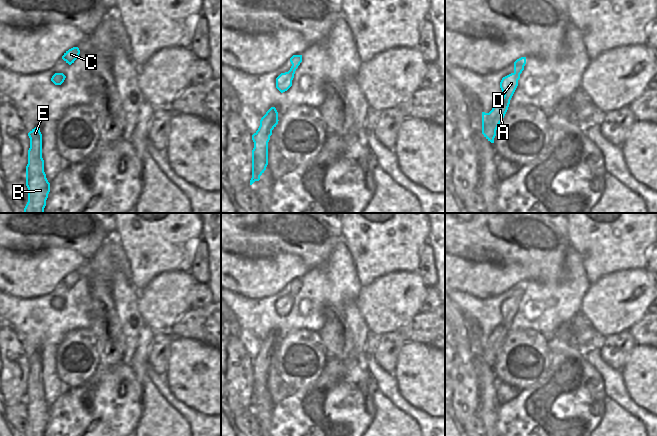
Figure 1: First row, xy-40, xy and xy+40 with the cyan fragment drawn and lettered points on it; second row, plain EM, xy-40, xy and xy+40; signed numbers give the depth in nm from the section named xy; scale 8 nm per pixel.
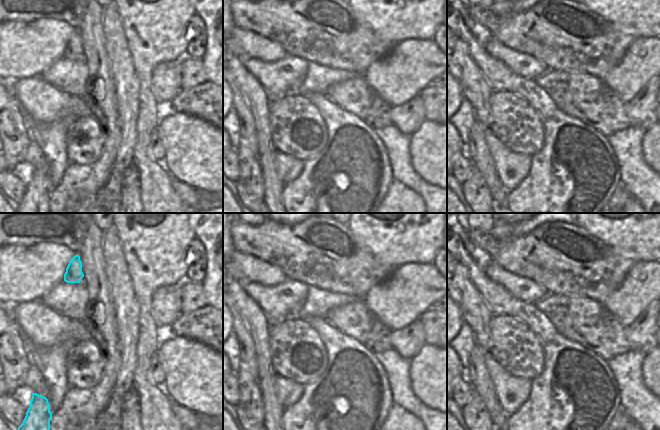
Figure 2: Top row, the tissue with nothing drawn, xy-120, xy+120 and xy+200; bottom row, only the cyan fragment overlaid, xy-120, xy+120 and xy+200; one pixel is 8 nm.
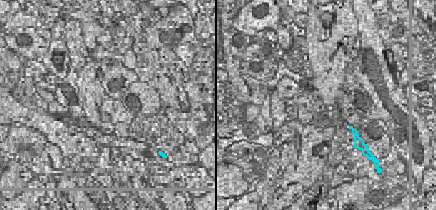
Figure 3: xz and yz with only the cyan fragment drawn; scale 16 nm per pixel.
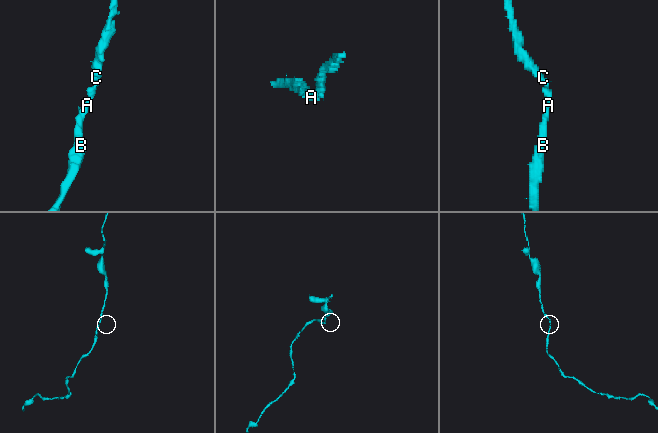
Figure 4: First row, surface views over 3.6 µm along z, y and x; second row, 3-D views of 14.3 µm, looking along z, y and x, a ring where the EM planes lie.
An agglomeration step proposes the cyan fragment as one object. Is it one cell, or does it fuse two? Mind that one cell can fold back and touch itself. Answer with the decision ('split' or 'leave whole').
leave whole

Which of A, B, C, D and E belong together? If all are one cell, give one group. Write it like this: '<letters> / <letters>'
A B C D E

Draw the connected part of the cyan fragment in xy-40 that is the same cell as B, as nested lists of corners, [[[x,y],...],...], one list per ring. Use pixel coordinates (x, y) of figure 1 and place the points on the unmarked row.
[[[35,351],[28,357],[28,360],[30,362],[28,388],[26,390],[28,426],[24,432],[24,436],[44,436],[46,424],[50,416],[50,407],[44,396],[40,352]]]

